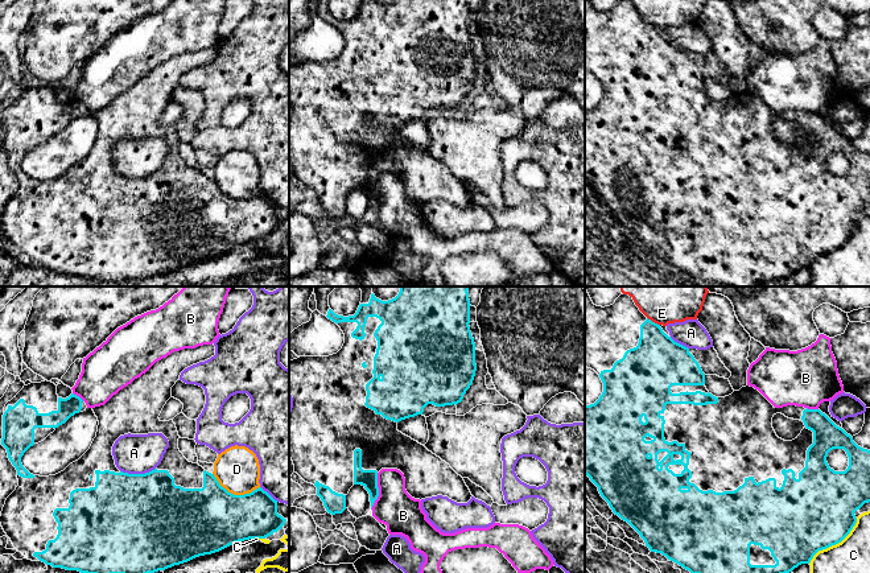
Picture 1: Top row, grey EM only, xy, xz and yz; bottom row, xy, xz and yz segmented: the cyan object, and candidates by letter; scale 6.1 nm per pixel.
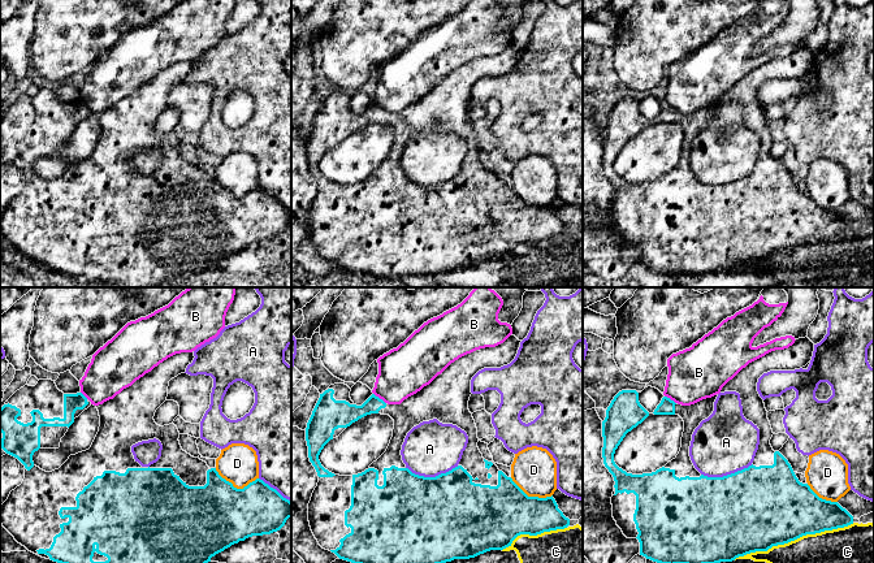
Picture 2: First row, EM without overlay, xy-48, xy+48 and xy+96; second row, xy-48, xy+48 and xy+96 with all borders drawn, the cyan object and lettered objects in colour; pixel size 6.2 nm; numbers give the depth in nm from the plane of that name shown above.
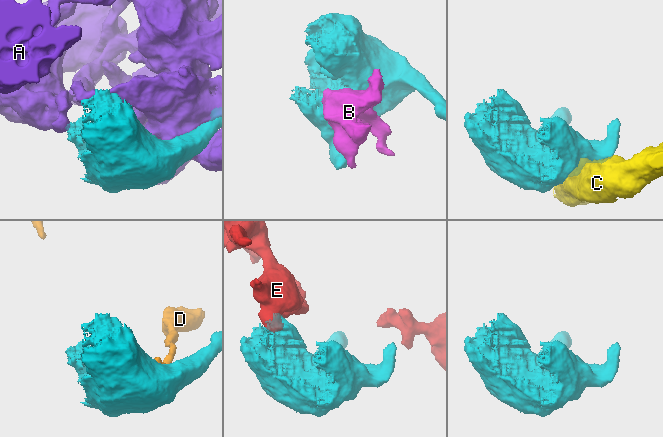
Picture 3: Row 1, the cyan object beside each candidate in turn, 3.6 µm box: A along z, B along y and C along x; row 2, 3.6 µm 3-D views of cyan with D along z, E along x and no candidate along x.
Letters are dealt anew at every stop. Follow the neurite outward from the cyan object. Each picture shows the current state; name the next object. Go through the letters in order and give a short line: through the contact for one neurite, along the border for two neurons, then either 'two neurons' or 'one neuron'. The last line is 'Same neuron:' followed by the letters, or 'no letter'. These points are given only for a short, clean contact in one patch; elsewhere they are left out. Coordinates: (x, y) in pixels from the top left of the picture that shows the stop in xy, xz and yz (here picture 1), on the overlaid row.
A: two neurons
B: line xz (378, 473), (378, 498), (371, 508); two neurons
C: two neurons
D: two neurons
E: two neurons
Same neuron: no letter

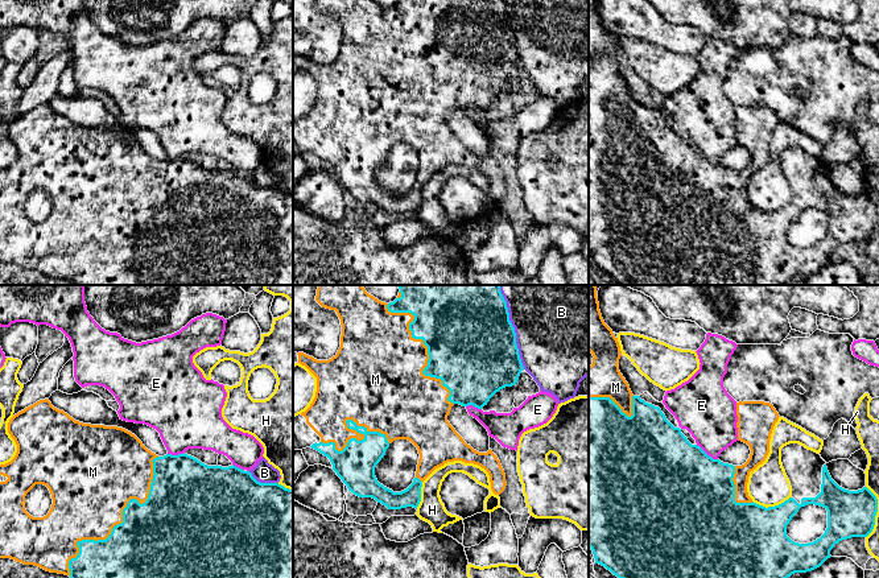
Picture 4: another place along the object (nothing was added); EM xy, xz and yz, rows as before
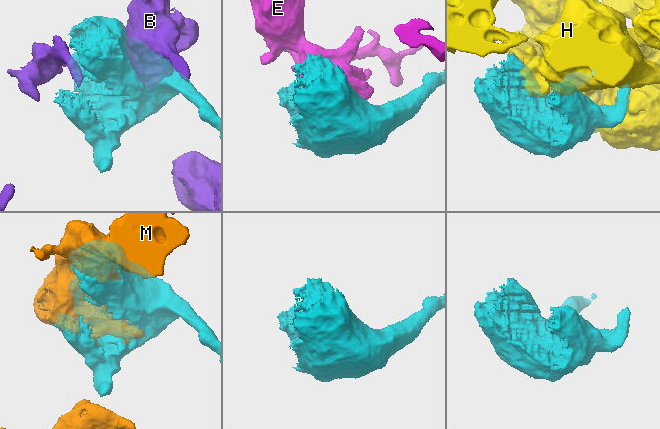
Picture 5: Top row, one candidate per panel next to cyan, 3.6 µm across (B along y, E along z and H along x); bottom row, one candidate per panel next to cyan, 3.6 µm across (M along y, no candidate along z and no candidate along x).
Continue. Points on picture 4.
B: two neurons
E: two neurons
H: two neurons
M: one neuron
Same neuron: M

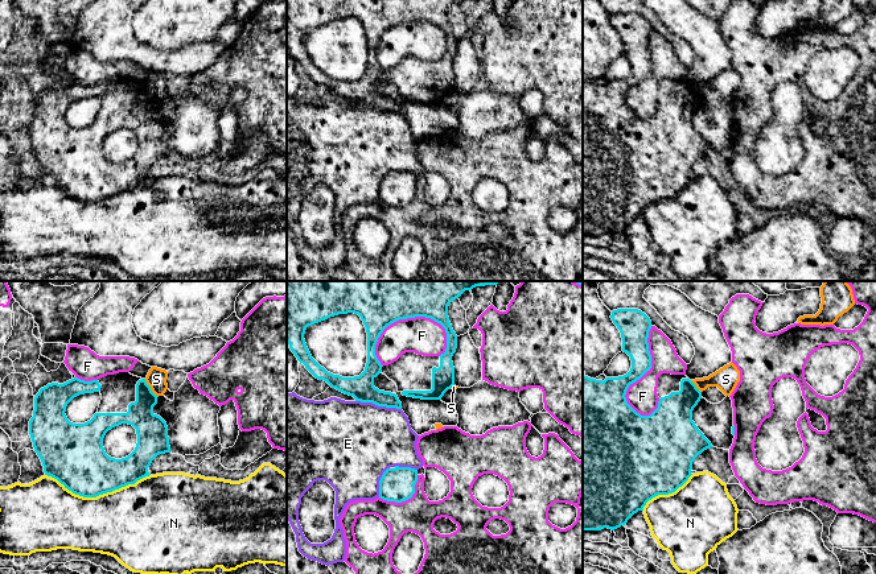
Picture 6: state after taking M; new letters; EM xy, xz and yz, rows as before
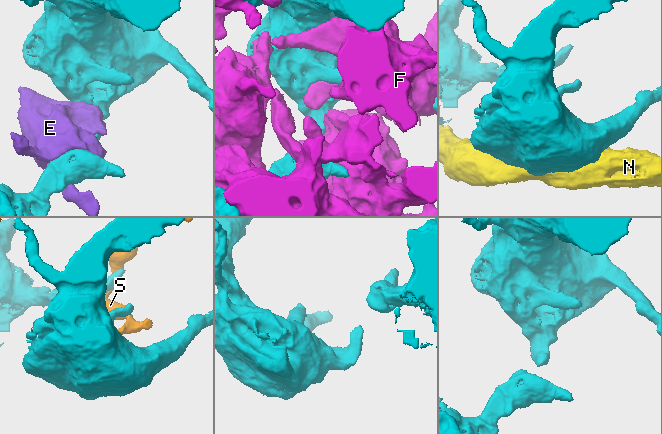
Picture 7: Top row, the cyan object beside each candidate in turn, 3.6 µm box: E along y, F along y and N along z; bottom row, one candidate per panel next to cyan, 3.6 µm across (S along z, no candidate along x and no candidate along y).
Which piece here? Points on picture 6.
E: two neurons
F: two neurons
N: two neurons
S: two neurons
Same neuron: no letter

